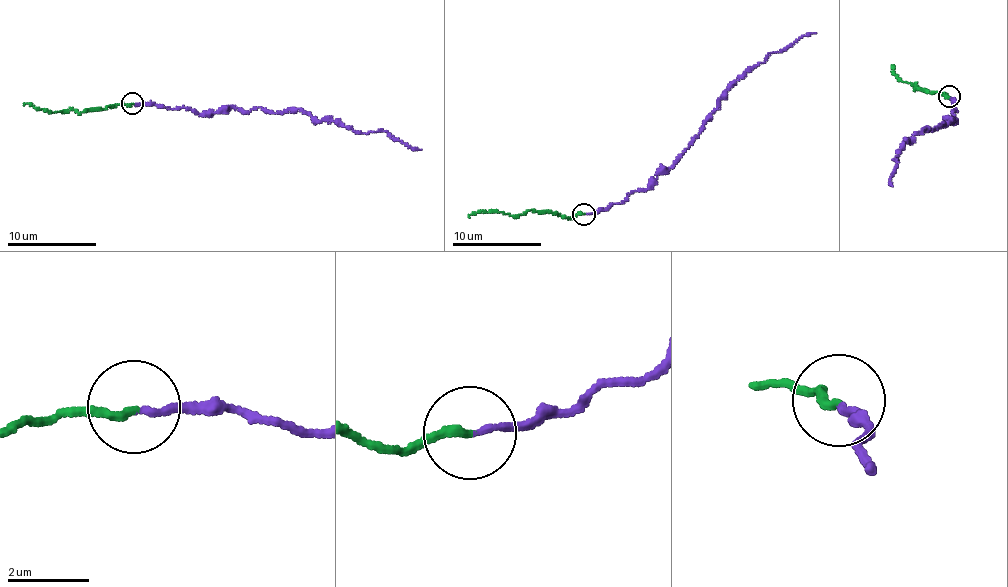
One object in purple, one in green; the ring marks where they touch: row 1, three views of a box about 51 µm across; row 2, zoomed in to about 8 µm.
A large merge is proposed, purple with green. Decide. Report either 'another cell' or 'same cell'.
another cell

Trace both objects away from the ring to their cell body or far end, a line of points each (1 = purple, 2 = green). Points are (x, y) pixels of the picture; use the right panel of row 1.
1: (949, 97), (957, 103), (955, 120), (912, 134), (902, 144), (894, 160), (898, 162), (892, 186)
2: (949, 97), (914, 88), (916, 85), (901, 81), (894, 67)

